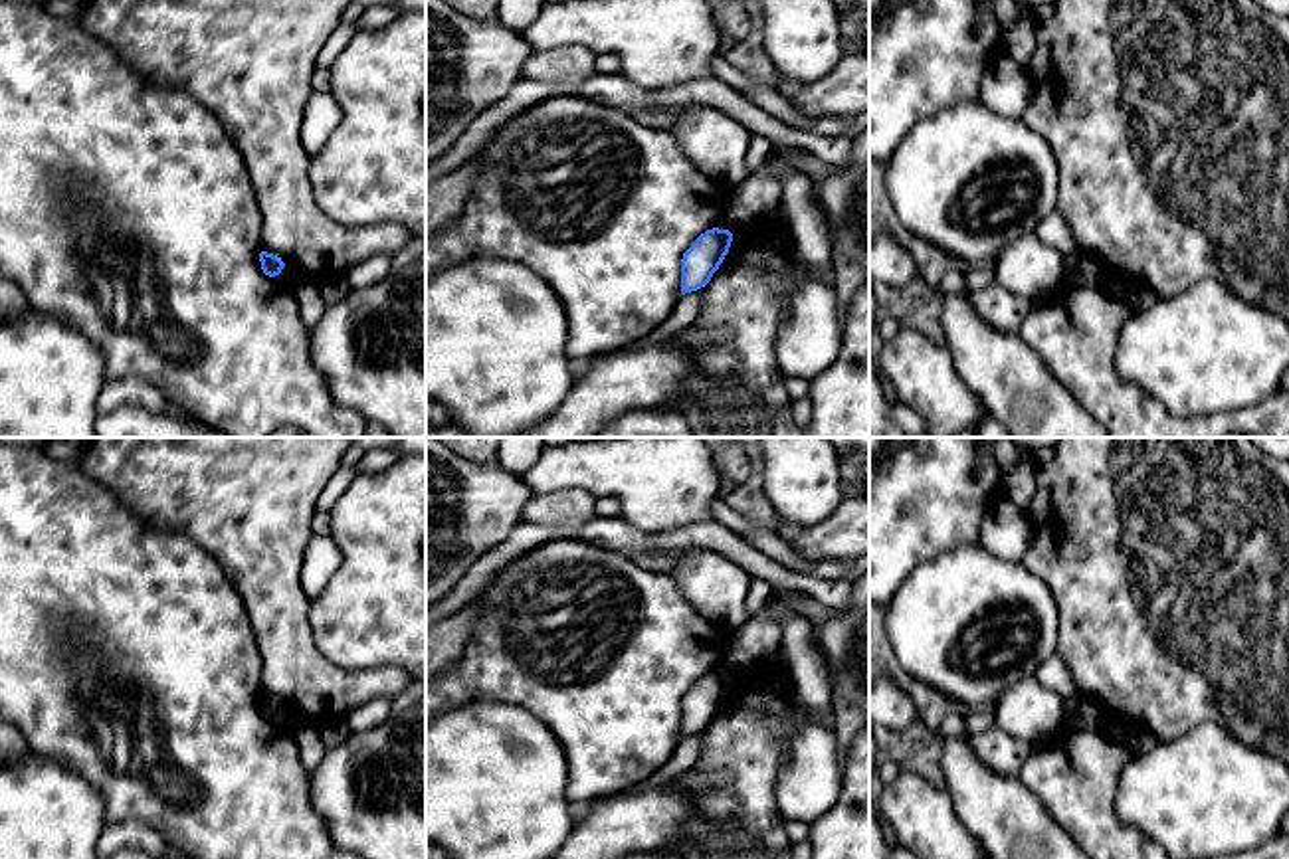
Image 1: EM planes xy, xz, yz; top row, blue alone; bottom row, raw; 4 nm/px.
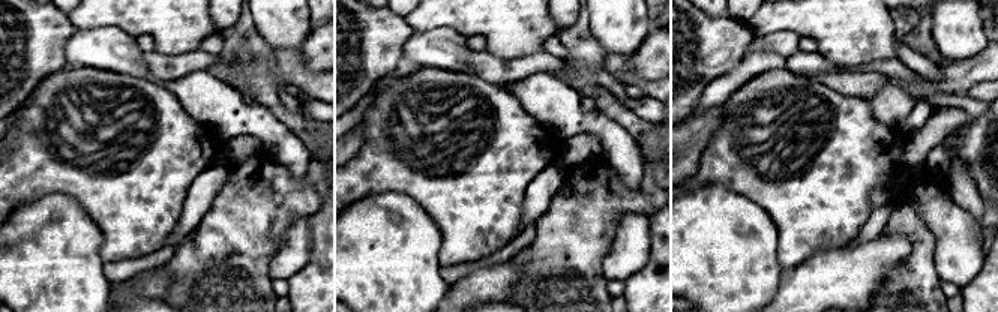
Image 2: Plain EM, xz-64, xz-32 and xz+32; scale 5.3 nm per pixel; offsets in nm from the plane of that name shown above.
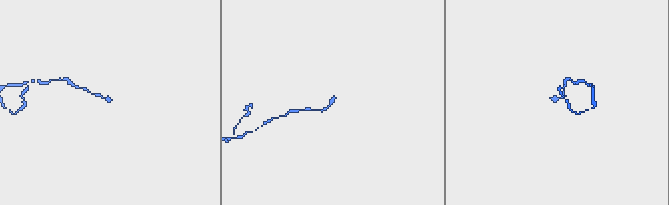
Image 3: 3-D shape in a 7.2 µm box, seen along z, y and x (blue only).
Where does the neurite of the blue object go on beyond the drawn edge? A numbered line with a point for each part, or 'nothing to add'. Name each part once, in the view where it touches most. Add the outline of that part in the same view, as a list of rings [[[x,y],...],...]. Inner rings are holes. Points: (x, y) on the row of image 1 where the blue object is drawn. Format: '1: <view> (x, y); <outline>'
nothing to add

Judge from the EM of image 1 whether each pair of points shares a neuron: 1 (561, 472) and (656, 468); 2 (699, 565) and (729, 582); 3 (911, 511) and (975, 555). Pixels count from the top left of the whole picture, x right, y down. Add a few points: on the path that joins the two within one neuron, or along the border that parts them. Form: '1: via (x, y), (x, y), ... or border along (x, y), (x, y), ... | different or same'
1: via (585, 468), (632, 468) | same
2: via (707, 572), (721, 582) | same
3: border along (979, 541), (955, 545), (917, 567) | different

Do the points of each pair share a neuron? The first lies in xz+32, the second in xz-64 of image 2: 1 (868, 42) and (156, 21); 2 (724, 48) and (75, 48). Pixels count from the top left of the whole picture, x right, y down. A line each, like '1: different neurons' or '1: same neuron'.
1: same neuron
2: different neurons

